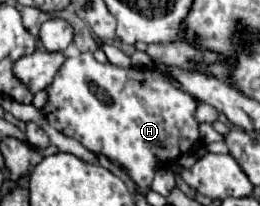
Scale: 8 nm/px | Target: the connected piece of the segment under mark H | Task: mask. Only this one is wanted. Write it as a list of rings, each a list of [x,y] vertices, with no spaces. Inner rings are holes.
[[[83,52],[63,62],[45,92],[47,102],[39,110],[43,118],[61,134],[79,140],[87,150],[119,162],[143,190],[151,186],[157,168],[203,148],[195,118],[197,100],[175,88],[155,68],[119,68],[111,62],[101,64],[91,52]]]

